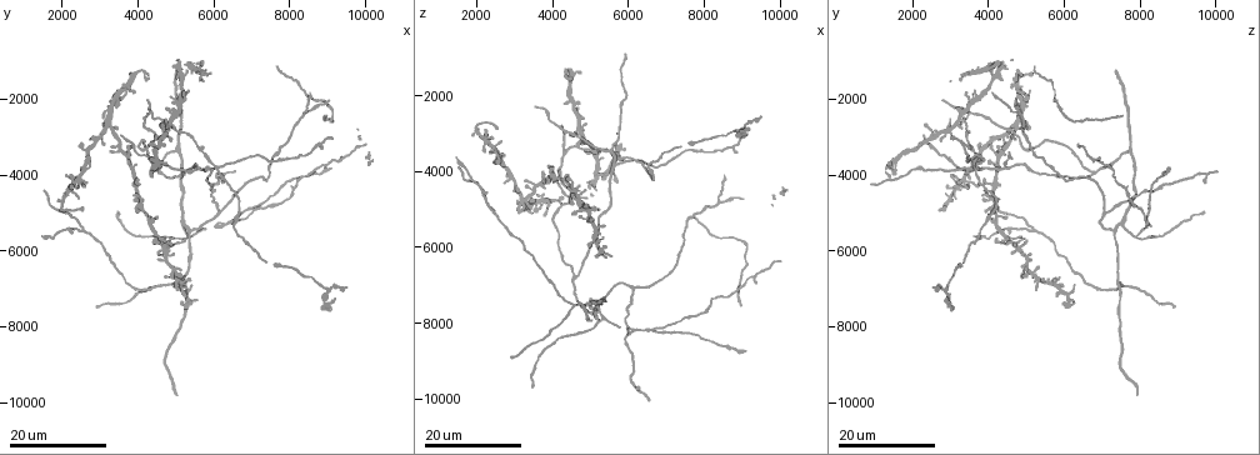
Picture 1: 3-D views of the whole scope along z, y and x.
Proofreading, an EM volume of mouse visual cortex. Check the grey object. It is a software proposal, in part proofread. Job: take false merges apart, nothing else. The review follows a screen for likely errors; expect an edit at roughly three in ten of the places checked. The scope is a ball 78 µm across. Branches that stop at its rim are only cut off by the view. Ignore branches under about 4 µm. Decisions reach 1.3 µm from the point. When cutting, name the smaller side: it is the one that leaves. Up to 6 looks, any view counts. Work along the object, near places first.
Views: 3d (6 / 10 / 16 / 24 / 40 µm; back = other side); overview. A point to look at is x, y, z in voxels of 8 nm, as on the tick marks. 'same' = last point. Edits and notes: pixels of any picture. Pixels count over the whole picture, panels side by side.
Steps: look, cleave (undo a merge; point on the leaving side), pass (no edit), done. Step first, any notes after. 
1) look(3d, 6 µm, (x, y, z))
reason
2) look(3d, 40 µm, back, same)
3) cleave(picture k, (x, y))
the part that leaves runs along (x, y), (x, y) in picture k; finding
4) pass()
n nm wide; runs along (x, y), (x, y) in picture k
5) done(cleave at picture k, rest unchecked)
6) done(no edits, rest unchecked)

look(3d, 24 µm, (6150, 3850, 3700))
thin arm on a thick one

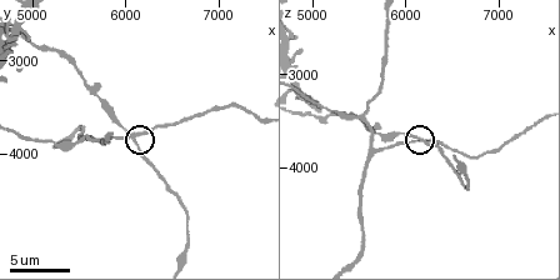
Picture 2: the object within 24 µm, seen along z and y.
look(3d, 10 µm, (6100, 3850, 3650))

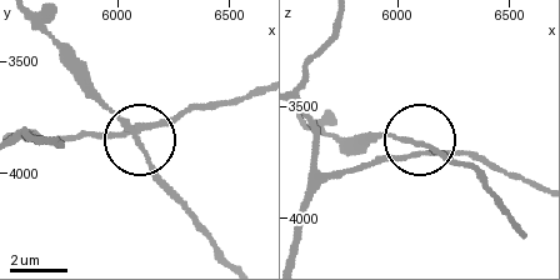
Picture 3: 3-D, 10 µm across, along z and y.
pass()
160 nm wide; runs along (300, 211), (331, 178), (403, 159), (415, 148), (363, 133) in picture 3; continuous, no second neuron

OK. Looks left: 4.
look(3d, 24 µm, (8650, 3250, 3400))
sudden change in width

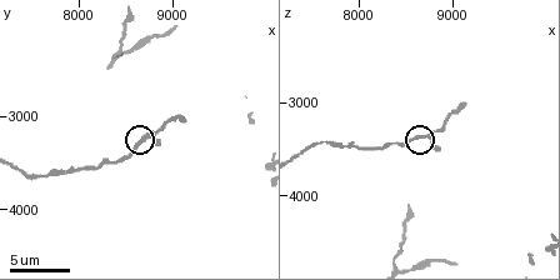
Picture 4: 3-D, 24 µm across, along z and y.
look(3d, 10 µm, (8700, 3250, 3350))

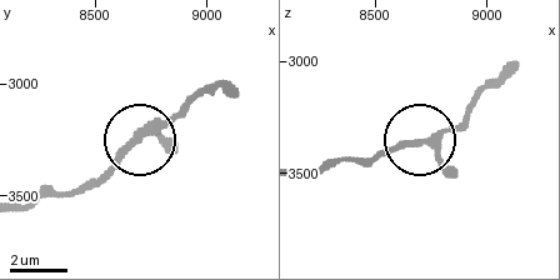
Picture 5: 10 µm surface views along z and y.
pass()
200 nm wide; runs along (21, 213), (93, 188), (190, 100) in picture 5; one neuron here

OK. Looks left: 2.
look(3d, 10 µm, (5550, 3850, 3450))
three-way junction

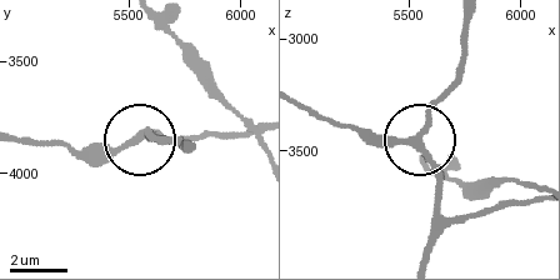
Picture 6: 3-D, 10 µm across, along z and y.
pass()
runs along (424, 256), (433, 220), (430, 156), (419, 144), (349, 128) in picture 6; one neuron here

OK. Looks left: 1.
done(no edits, rest unchecked)

